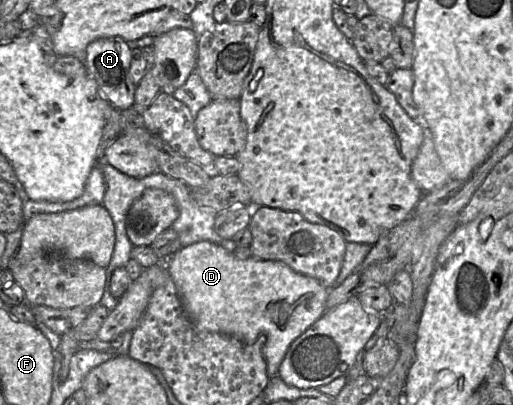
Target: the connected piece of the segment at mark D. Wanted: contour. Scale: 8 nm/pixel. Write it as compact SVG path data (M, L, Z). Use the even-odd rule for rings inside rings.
M200 241L180 247L166 260L166 264L184 313L195 328L232 336L246 344L254 344L260 337L265 337L261 353L266 361L269 377L277 375L293 341L326 311L330 289L312 277L297 273L282 261L260 260L254 257L239 260L217 244Z

